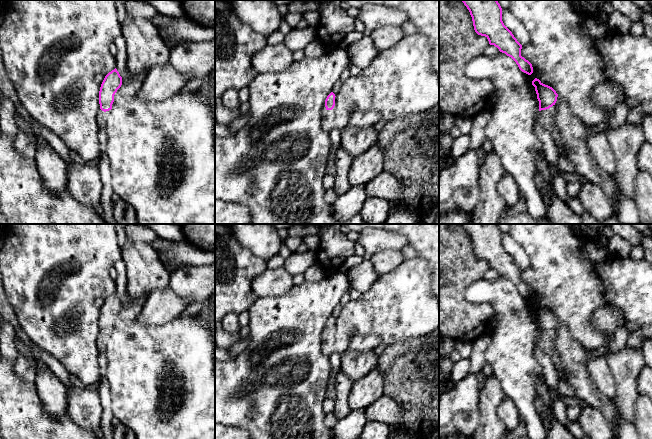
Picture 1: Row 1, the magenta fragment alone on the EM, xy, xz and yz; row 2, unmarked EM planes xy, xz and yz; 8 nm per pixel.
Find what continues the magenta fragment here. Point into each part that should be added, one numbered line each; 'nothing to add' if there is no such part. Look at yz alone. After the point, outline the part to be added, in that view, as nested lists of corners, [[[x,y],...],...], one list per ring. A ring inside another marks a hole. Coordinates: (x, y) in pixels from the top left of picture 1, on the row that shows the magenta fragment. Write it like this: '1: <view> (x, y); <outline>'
1: yz (567, 131); [[[558,95],[552,107],[537,113],[536,120],[552,134],[555,143],[566,150],[576,173],[602,188],[613,210],[620,189],[613,177],[604,172],[591,157],[586,144],[587,128],[575,117],[566,101]]]

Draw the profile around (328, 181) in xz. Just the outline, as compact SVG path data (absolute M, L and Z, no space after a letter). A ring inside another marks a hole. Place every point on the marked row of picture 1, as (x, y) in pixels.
M326 172L323 178L323 187L325 190L332 189L335 182L335 176Z

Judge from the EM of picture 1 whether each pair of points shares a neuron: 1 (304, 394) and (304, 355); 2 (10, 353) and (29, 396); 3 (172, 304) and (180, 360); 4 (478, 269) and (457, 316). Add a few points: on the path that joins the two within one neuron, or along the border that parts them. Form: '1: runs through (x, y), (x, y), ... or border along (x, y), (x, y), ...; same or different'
1: runs through (304, 384), (304, 365); same
2: border along (10, 361), (13, 364); different
3: border along (179, 315), (161, 324), (151, 324); different
4: runs through (466, 279), (457, 288), (457, 304); same

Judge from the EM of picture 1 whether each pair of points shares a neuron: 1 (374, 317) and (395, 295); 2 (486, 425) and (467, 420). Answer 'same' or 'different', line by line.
1: same
2: different

